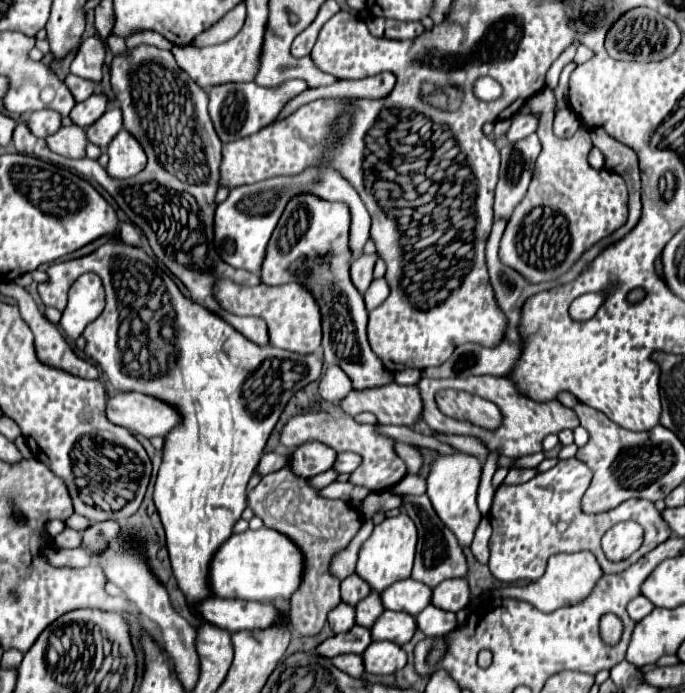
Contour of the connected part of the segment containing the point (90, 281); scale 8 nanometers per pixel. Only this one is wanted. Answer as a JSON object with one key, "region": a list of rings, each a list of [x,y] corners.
{"region":[[[94,273],[81,275],[68,292],[68,307],[62,313],[60,327],[68,341],[76,341],[88,323],[92,323],[104,309],[102,279]]]}

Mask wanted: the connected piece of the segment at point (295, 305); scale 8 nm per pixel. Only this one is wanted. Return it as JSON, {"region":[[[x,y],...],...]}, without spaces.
{"region":[[[218,279],[214,283],[214,297],[222,309],[234,315],[250,315],[260,317],[268,325],[268,337],[270,345],[294,351],[294,353],[316,353],[322,341],[322,319],[320,319],[320,307],[304,285],[298,281],[292,281],[288,285],[280,287],[268,287],[268,285],[256,285],[256,287],[244,287],[234,283],[232,279]]]}

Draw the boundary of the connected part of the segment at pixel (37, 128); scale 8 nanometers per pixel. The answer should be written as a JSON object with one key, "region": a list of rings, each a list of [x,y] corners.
{"region":[[[48,109],[34,111],[34,113],[26,115],[24,121],[26,121],[28,129],[32,131],[32,135],[42,137],[42,139],[52,135],[60,127],[60,115],[56,115],[56,111],[48,111]]]}

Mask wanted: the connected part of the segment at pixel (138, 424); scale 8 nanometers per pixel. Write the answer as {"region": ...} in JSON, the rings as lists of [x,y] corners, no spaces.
{"region":[[[116,393],[106,401],[106,417],[110,423],[128,431],[136,431],[144,437],[164,437],[176,423],[180,423],[178,411],[158,399],[140,393]]]}

